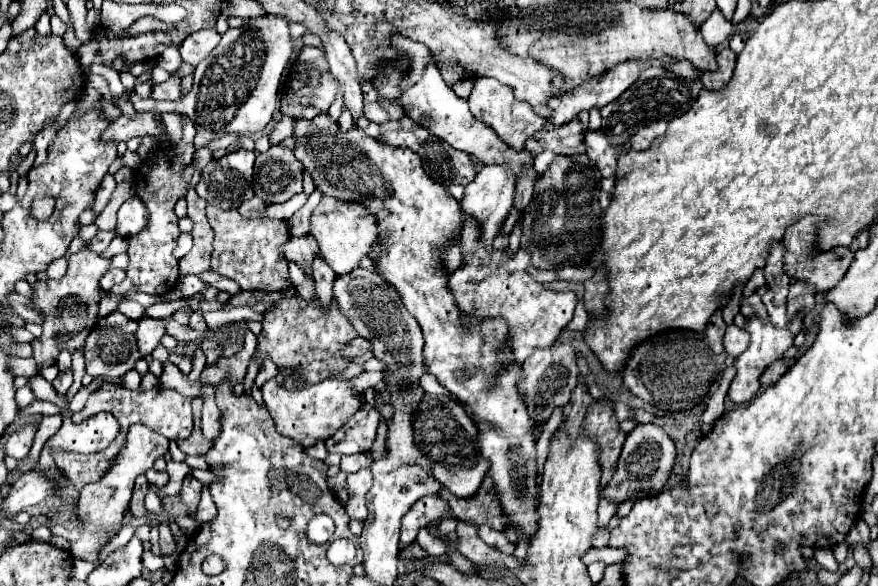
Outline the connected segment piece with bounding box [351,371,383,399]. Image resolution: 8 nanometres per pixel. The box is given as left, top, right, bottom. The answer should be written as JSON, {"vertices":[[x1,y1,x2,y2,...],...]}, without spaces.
{"vertices":[[381,371,361,373,359,377,353,377,353,379,351,379,351,385,353,385,353,391,363,399,363,397,365,397,365,391,367,391,367,389,373,389,381,379,383,379,383,373,381,373]]}

